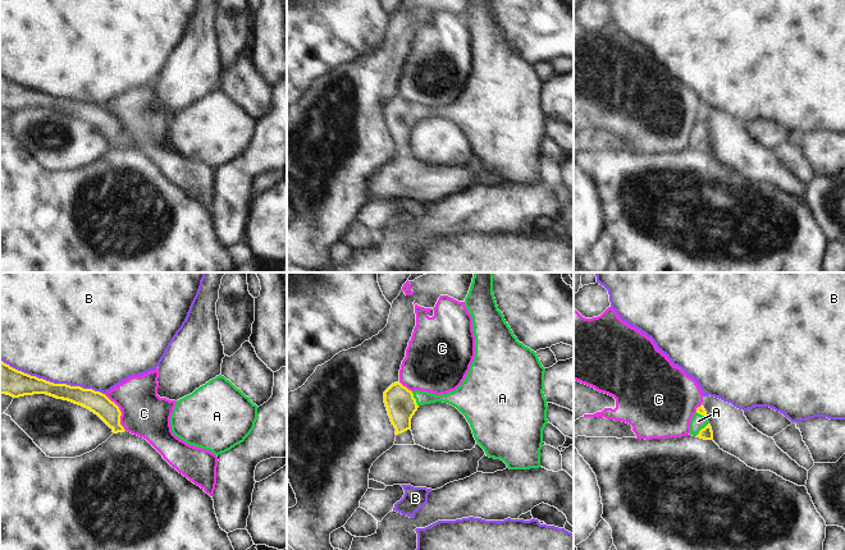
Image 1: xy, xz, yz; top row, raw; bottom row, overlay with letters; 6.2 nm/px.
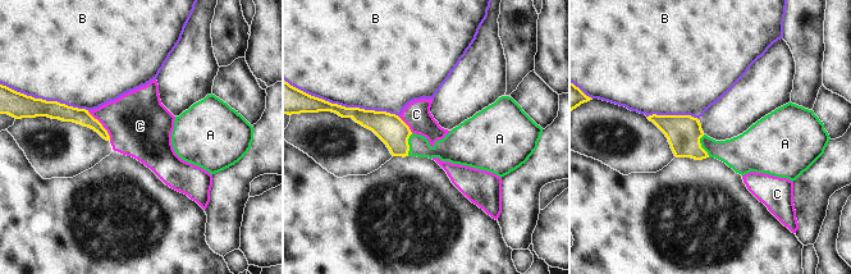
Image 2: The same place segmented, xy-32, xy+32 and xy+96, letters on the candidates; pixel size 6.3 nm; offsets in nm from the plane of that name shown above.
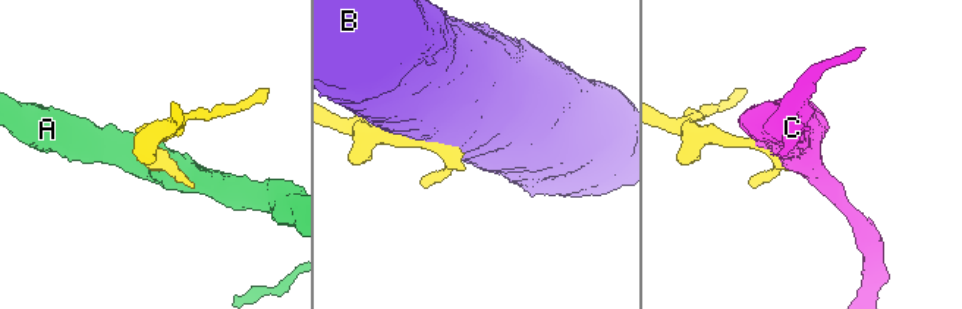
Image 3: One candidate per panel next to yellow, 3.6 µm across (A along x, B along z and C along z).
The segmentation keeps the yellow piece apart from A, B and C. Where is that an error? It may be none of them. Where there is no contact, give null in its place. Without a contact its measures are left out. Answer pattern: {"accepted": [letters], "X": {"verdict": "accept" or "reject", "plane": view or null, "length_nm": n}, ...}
{"accepted": ["A"], "A": {"verdict": "accept", "plane": "xz", "length_nm": 110}, "B": {"verdict": "reject", "plane": "xy", "length_nm": 700}, "C": {"verdict": "reject", "plane": "xy", "length_nm": 280}}

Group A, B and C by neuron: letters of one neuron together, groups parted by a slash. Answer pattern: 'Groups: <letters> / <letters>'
Groups: A / B / C.

